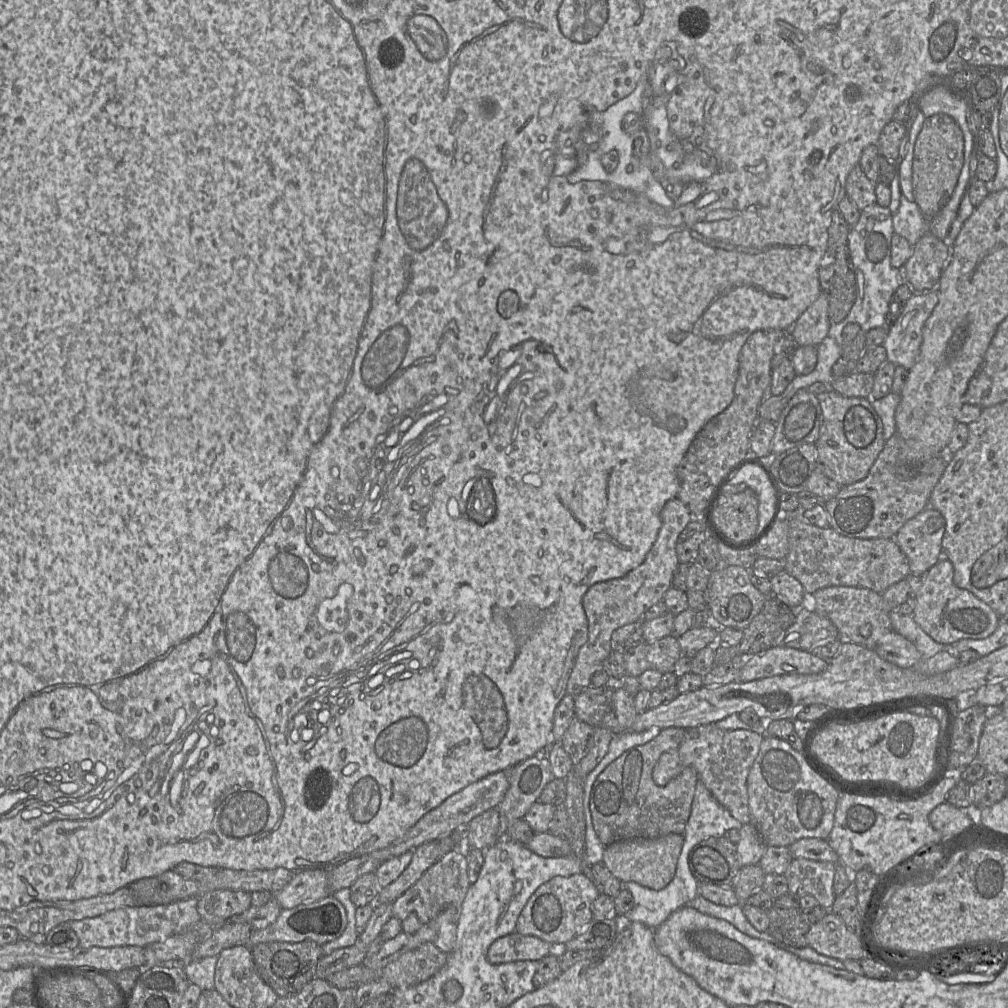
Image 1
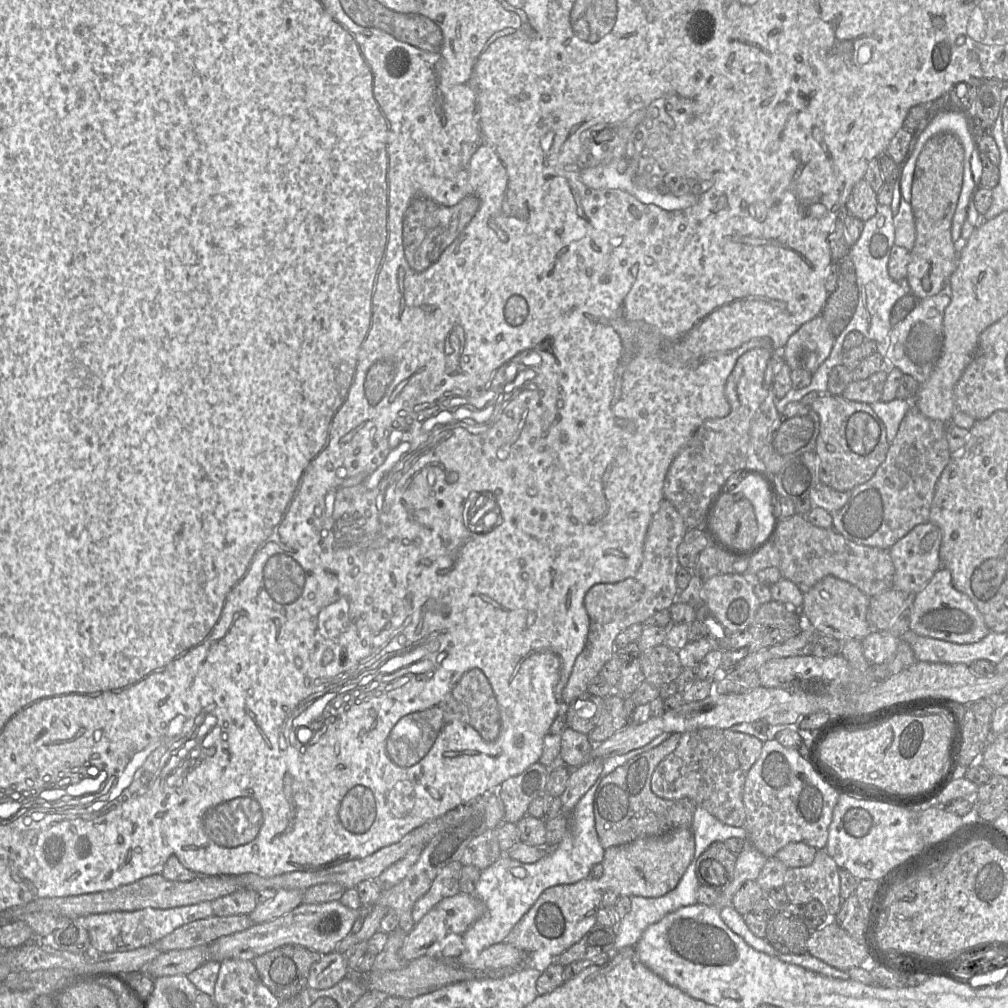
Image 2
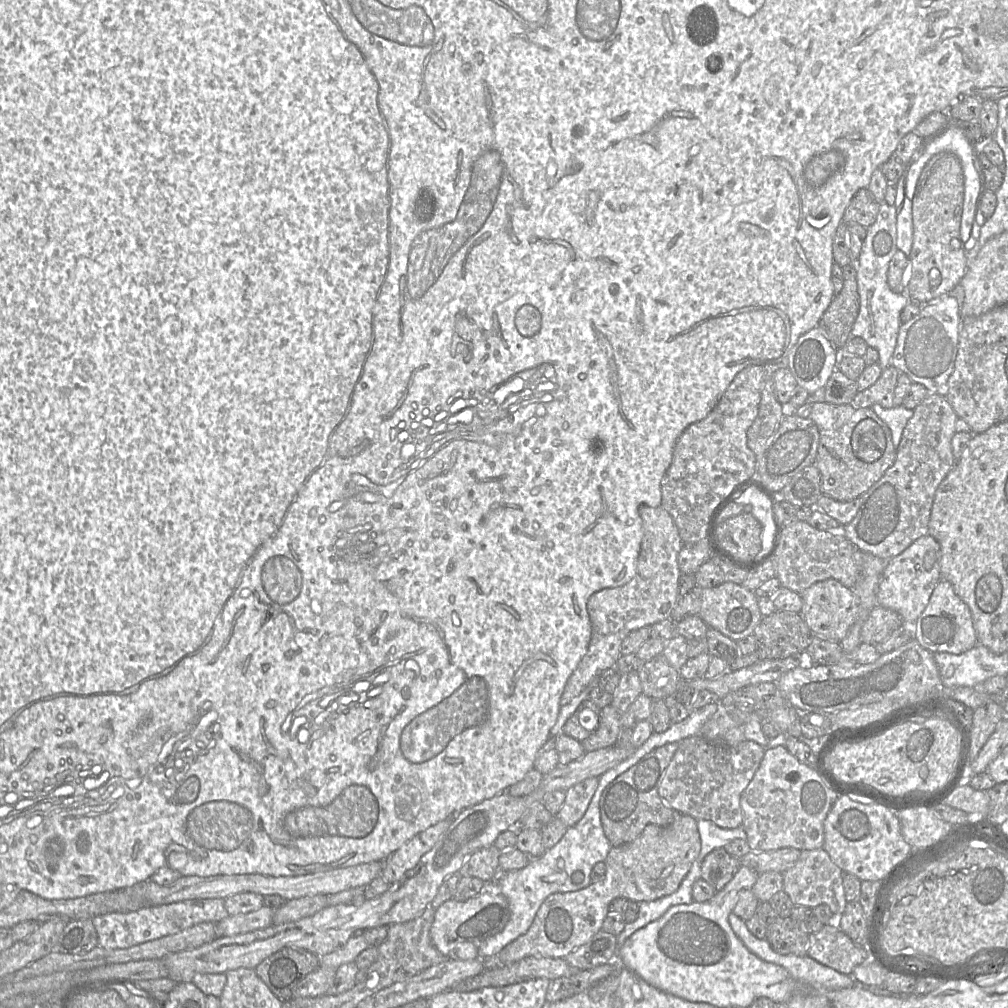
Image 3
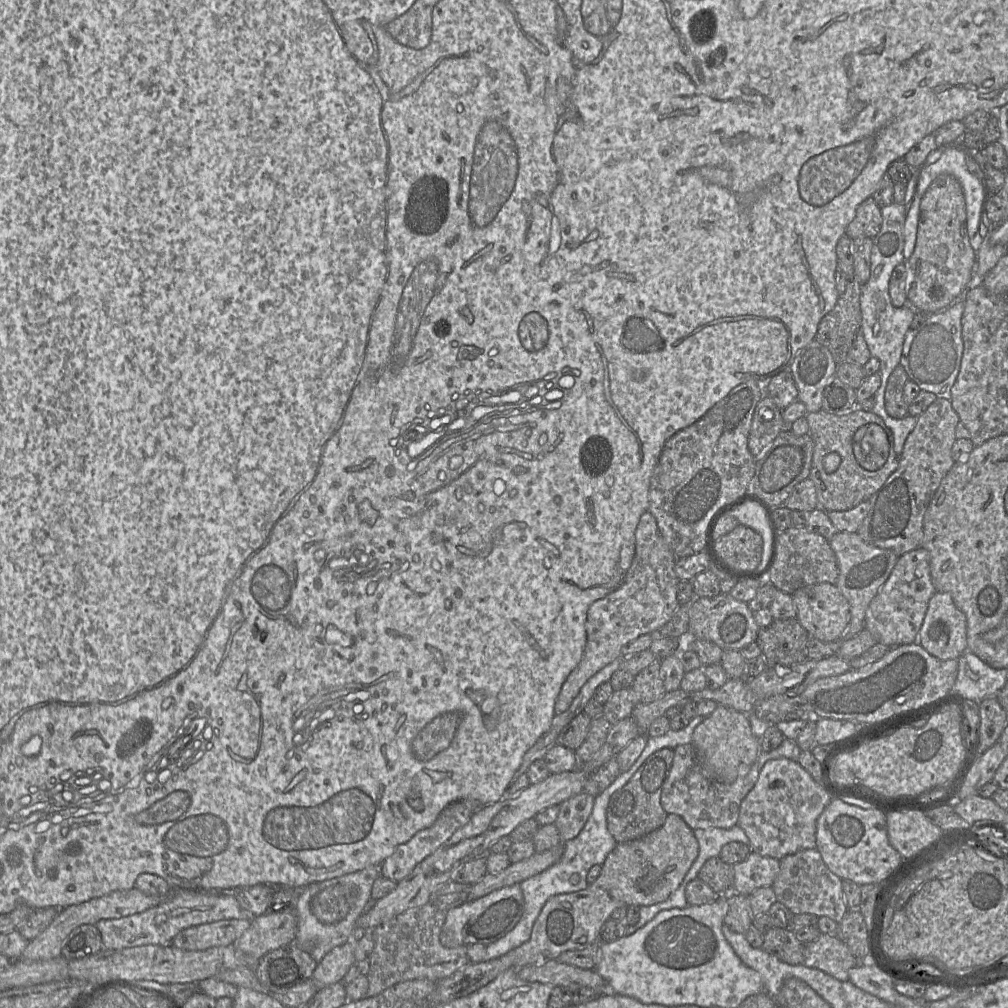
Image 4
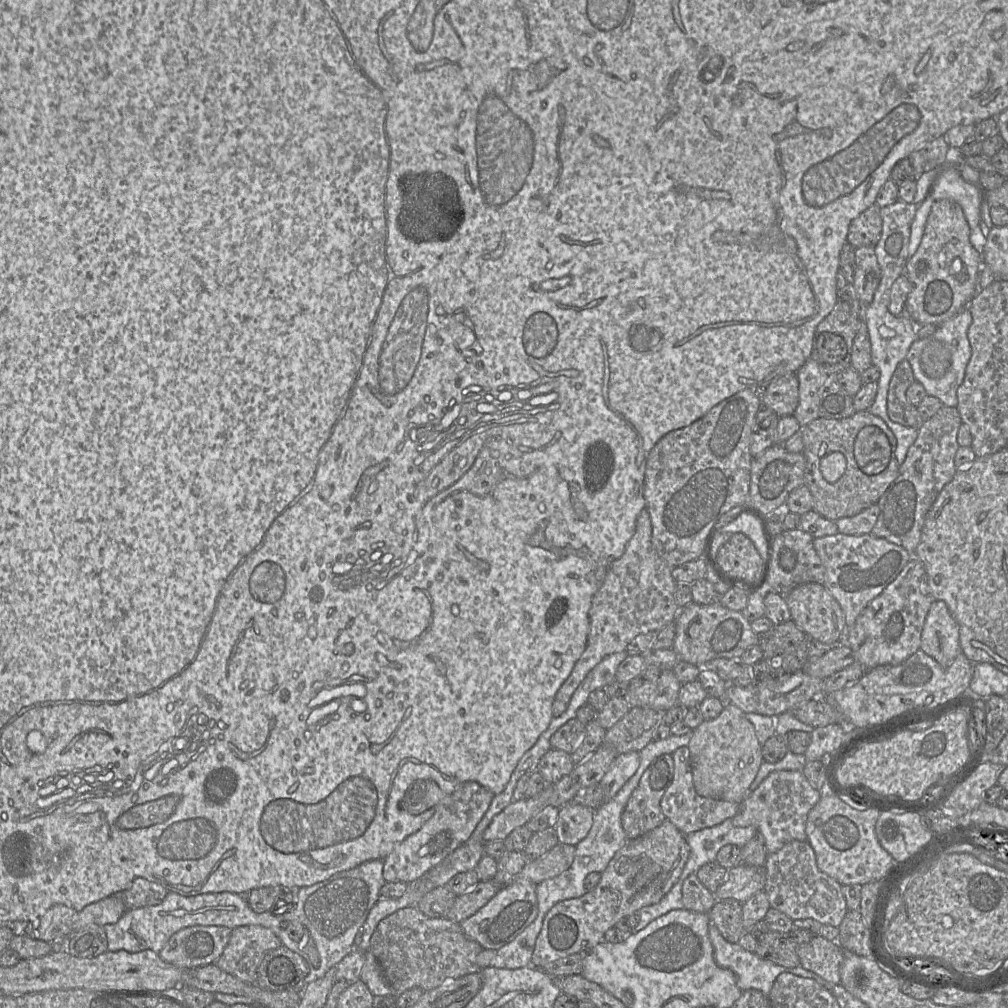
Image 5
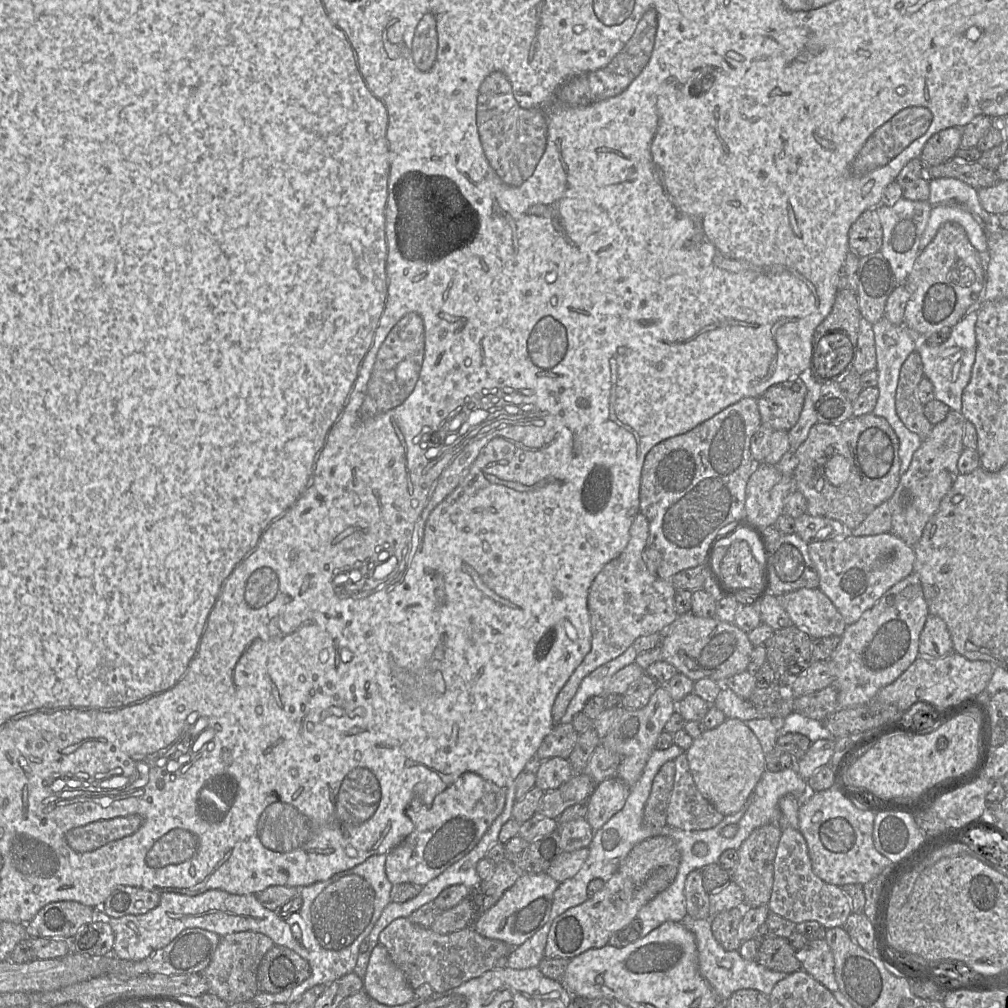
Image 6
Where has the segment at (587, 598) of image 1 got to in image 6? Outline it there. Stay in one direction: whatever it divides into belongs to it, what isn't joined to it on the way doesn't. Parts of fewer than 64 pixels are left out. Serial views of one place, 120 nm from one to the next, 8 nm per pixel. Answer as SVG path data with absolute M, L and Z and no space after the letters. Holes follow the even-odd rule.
M639 512L631 527L630 539L622 553L608 562L593 580L588 594L591 623L591 649L559 691L552 707L554 725L560 721L576 694L581 681L599 666L618 657L636 638L655 632L665 632L678 613L675 609L676 588L671 580L652 574L645 563L649 537L649 522Z

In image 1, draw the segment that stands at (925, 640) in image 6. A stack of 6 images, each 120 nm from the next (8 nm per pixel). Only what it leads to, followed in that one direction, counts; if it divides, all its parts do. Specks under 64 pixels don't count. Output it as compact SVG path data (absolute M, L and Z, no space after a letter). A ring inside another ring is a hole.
M942 557L921 577L922 584L915 597L914 621L934 641L944 645L966 638L983 639L990 636L1002 618L971 592L957 587L953 575L953 564Z

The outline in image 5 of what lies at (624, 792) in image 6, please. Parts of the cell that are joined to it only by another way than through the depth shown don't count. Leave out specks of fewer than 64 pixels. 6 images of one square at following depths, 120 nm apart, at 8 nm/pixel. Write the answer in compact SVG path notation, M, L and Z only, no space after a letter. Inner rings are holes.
M631 751L618 754L610 768L599 782L603 793L603 802L609 801L623 785L634 775L640 762L640 752Z

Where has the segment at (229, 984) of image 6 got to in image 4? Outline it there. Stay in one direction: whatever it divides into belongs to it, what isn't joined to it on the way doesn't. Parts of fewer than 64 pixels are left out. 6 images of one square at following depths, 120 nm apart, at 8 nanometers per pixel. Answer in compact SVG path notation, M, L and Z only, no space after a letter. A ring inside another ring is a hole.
M288 907L278 912L268 911L259 916L252 917L250 926L235 940L233 945L249 958L258 961L266 953L293 943L296 931L297 917L293 907Z

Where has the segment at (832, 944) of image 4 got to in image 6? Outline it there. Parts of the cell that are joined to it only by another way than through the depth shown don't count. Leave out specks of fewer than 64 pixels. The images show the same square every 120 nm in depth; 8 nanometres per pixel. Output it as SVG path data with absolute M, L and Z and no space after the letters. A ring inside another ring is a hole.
M825 939L808 940L806 945L795 952L801 969L819 981L831 992L838 990L834 974L834 957Z

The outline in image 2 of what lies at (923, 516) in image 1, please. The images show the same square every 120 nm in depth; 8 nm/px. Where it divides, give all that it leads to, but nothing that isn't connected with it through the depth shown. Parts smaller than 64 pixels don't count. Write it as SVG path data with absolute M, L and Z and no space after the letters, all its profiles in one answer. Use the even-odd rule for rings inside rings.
M931 521L916 525L904 537L899 539L889 549L890 557L895 568L892 588L912 595L916 595L923 590L935 572L941 567L941 541L941 530Z

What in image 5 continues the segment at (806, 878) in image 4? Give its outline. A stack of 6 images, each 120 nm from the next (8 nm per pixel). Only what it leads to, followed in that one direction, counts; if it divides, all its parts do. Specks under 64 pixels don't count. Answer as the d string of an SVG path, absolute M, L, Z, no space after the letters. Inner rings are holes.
M791 841L775 853L768 854L765 862L766 883L764 891L768 896L770 907L786 914L792 920L811 918L821 924L838 927L848 911L842 885L826 873L816 863L816 856L808 841Z

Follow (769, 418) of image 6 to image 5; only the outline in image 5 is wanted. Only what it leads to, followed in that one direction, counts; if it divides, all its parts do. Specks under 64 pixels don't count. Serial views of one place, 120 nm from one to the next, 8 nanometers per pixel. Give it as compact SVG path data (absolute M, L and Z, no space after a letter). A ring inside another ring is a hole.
M790 373L774 378L761 392L762 406L772 409L779 417L793 415L799 402L799 381Z

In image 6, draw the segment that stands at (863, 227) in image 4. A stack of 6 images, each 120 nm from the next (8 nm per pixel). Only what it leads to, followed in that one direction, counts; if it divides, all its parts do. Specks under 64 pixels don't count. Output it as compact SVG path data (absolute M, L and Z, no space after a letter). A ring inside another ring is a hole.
M876 208L863 212L851 225L848 234L849 252L859 258L880 251L882 227Z

